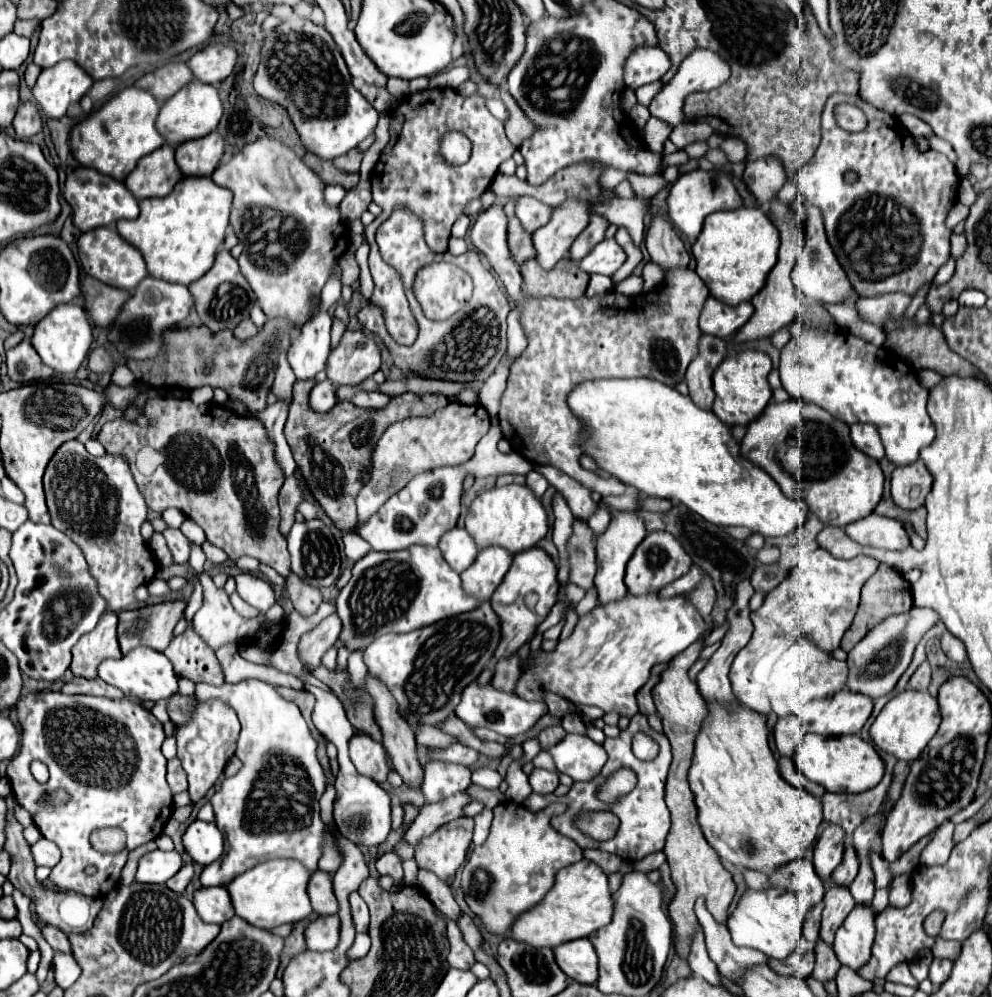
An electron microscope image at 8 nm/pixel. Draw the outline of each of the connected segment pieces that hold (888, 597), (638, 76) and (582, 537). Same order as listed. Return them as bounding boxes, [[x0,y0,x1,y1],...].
[[841,565,913,651],[625,47,669,89],[567,521,595,589]]

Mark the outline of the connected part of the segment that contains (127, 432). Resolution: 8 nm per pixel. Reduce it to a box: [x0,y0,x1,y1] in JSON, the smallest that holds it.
[97,397,291,575]

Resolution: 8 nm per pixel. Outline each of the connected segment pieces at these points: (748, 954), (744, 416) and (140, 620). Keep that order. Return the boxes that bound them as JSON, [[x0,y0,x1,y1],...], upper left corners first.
[[695,899,767,981],[713,351,771,425],[117,601,187,653]]

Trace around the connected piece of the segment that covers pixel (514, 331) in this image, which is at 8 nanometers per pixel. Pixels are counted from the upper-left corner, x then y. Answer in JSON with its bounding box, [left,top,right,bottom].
[505,309,527,359]

